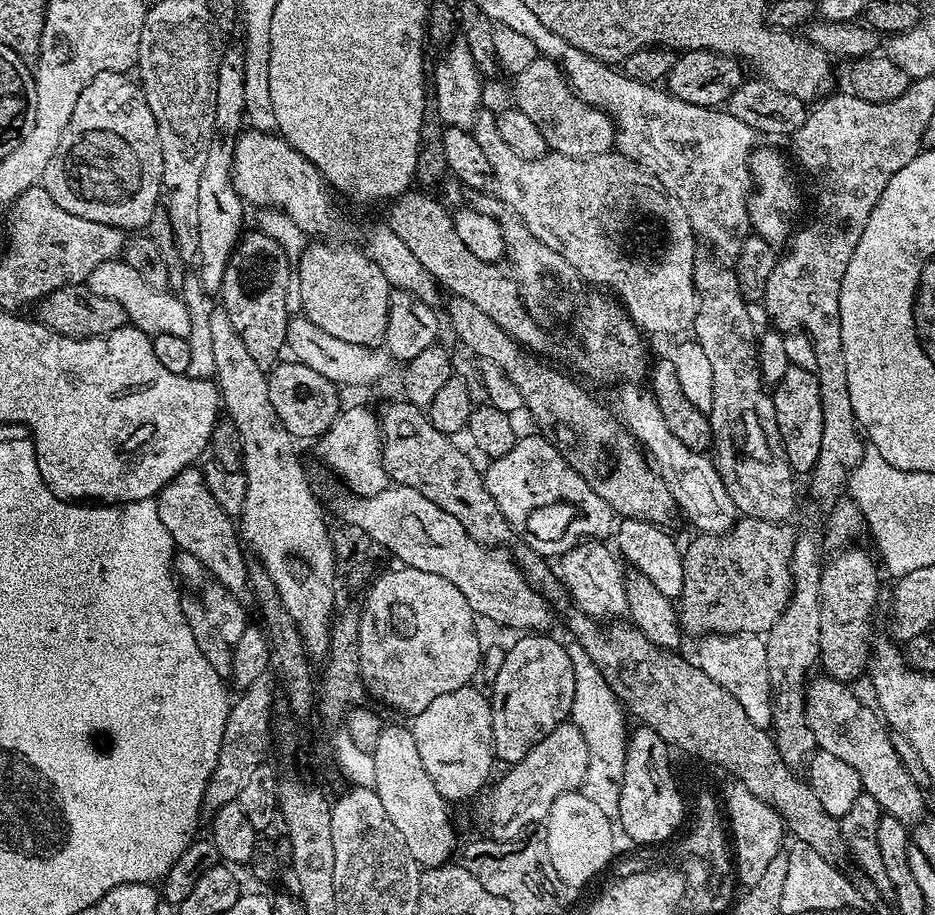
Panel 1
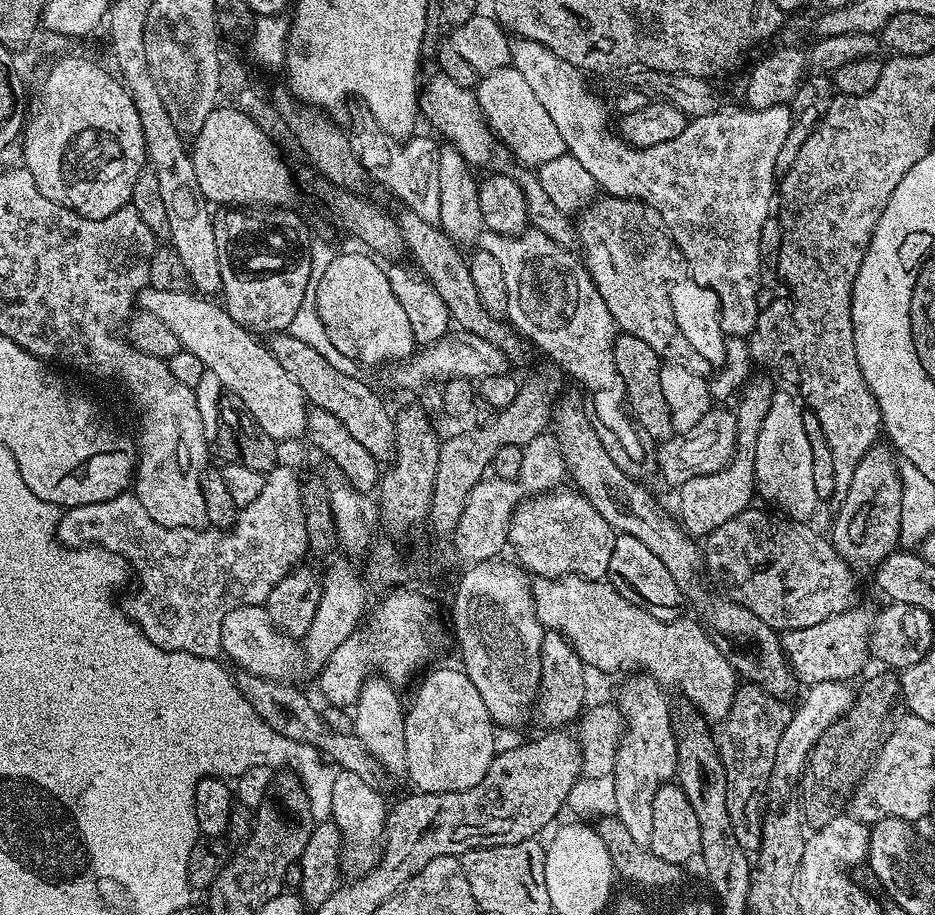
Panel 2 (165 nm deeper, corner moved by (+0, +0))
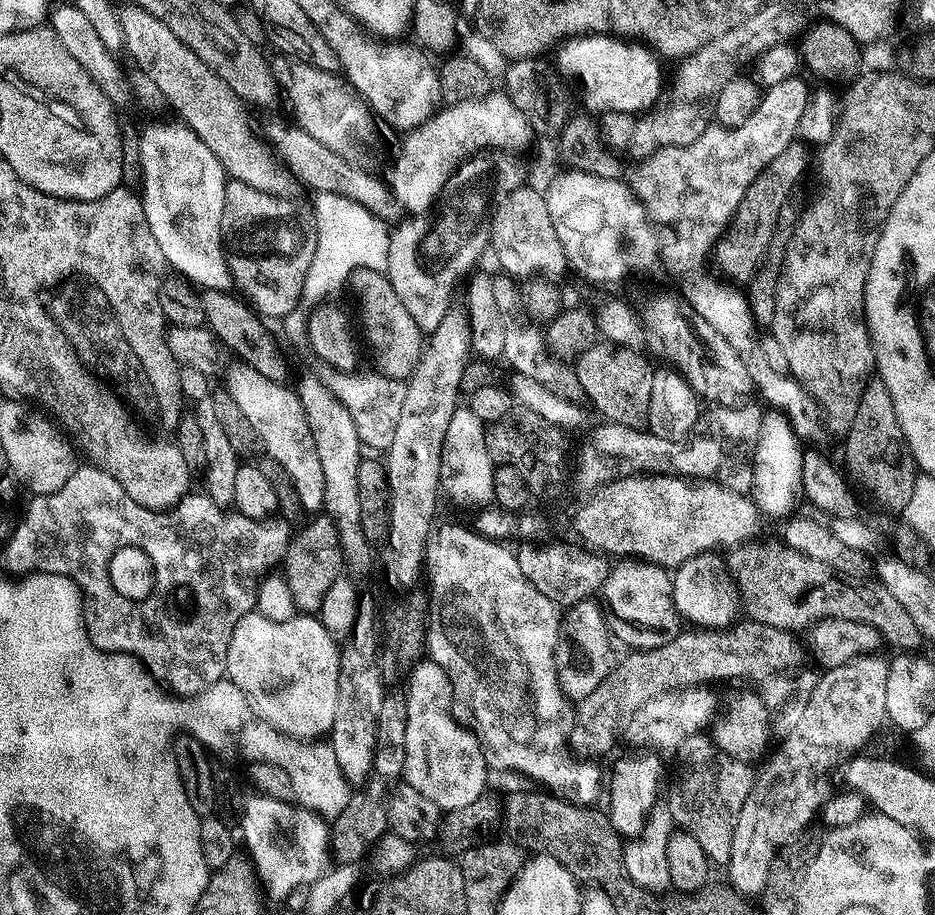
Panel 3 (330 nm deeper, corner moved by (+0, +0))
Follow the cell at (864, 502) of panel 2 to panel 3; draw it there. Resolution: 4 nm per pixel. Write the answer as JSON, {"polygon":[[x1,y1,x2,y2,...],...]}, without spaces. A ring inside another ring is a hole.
{"polygon":[[869,379,866,390,862,390,862,398,858,402,858,414,854,414,854,418,846,425,846,432,848,432,848,438,846,440,846,456,853,470,858,472,872,487,877,488,877,490,880,491,881,498,884,499,886,503,893,504,893,506,896,507,896,510,904,509,904,507,910,502,910,494,914,494,914,482,918,475,918,469,916,467,916,459,912,456,910,446,902,434,902,426,898,422,898,414,894,412,894,398,890,396,890,390,887,389,887,384,884,379]]}

